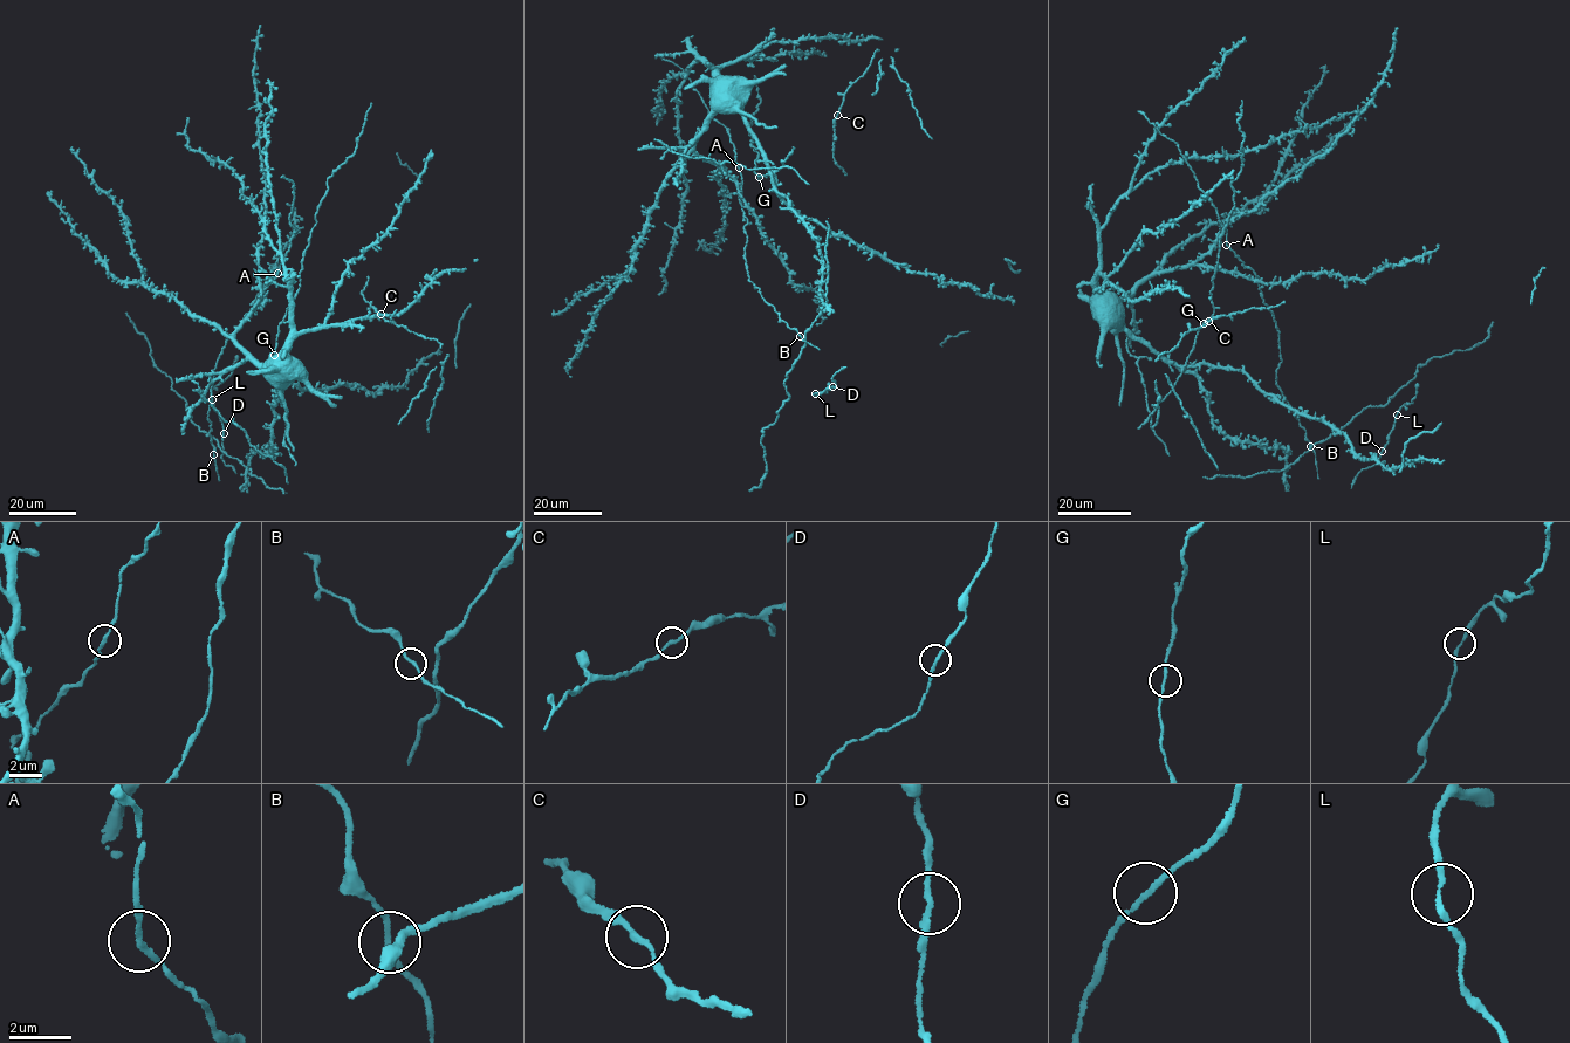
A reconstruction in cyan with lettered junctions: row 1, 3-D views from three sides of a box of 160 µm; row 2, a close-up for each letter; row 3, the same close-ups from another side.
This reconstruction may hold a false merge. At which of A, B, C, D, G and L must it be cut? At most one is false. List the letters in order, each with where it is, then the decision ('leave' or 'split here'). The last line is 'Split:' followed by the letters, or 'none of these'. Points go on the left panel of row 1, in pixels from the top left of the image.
A: (278, 273) | leave
B: (213, 454) | leave
C: (381, 314) | leave
D: (224, 433) | leave
G: (274, 355) | leave
L: (212, 399) | leave
Split: none of these

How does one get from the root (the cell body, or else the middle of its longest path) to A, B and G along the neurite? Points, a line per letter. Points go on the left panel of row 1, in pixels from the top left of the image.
A: (289, 368), (275, 361), (259, 363), (233, 337), (262, 303), (256, 297), (278, 273)
B: (289, 368), (275, 361), (259, 363), (233, 337), (262, 303), (255, 300), (213, 371), (207, 419), (213, 454)
G: (289, 368), (287, 385), (281, 383), (280, 399), (274, 355)

